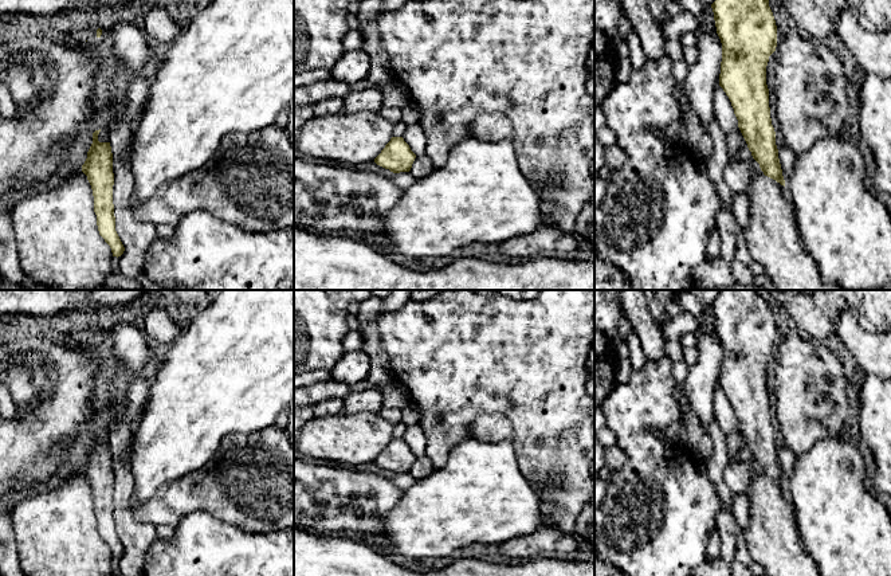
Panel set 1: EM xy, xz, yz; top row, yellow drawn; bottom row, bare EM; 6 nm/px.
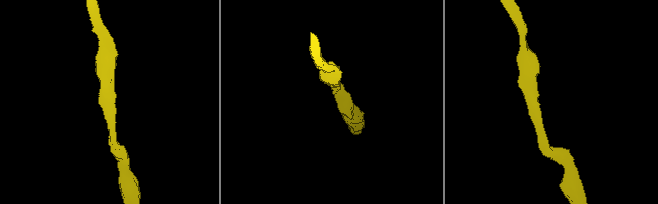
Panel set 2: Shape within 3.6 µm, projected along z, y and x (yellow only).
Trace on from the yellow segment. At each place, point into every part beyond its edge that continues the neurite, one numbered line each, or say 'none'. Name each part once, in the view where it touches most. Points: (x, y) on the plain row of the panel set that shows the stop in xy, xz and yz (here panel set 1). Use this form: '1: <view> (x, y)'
none

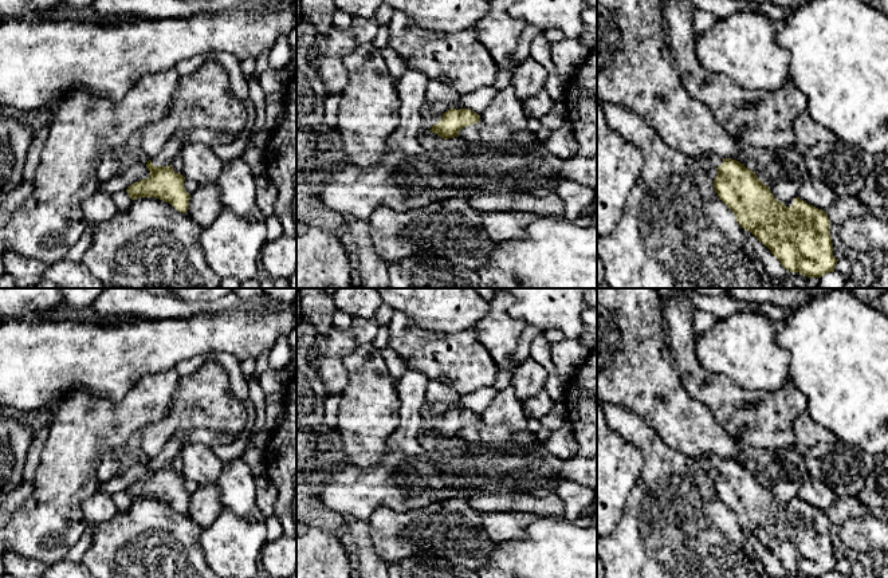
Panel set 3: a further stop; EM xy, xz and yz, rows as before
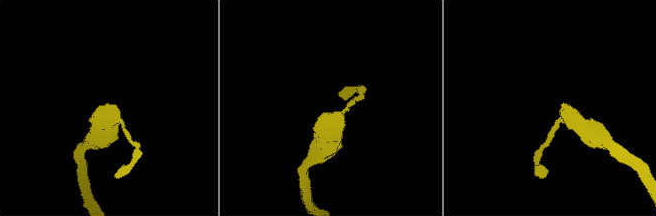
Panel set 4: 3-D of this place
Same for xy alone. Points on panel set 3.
1: xy (173, 447)

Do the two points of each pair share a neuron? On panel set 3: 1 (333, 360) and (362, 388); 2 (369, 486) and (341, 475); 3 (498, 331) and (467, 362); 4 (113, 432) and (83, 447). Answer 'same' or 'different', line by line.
1: different
2: same
3: different
4: same

